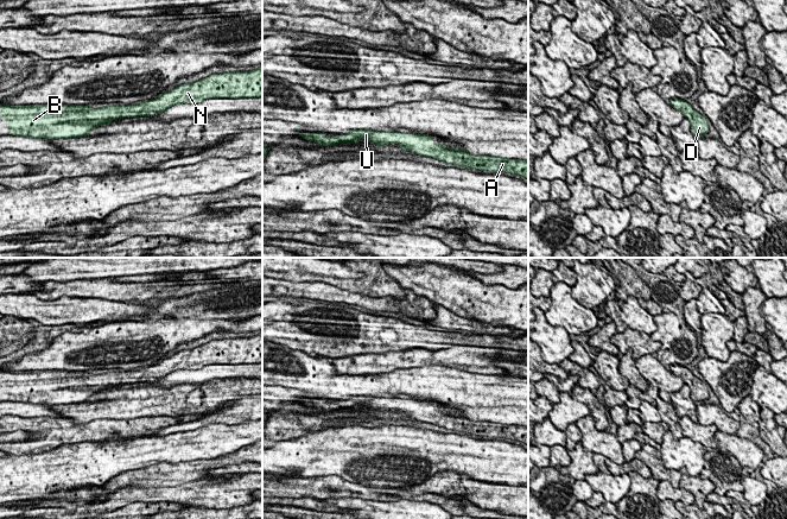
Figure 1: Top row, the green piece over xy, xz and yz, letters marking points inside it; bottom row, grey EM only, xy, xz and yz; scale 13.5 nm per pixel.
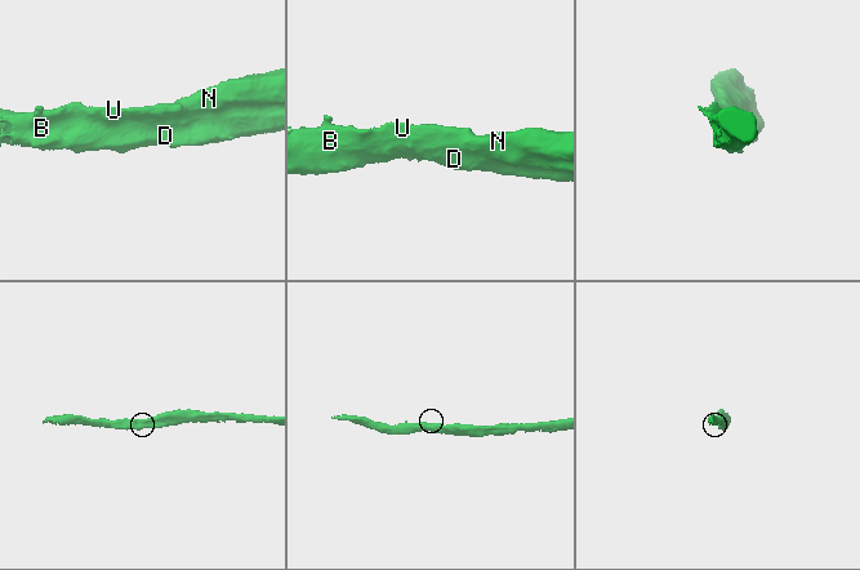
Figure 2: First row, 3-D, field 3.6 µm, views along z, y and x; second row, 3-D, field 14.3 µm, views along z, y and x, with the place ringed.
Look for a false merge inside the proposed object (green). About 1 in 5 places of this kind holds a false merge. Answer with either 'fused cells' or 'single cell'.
single cell

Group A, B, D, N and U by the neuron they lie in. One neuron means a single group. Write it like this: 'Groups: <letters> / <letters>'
Groups: A B D N U

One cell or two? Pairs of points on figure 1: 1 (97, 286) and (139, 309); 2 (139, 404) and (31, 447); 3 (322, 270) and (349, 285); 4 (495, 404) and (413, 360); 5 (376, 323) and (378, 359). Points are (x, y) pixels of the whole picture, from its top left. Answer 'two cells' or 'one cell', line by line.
1: two cells
2: two cells
3: two cells
4: two cells
5: two cells

